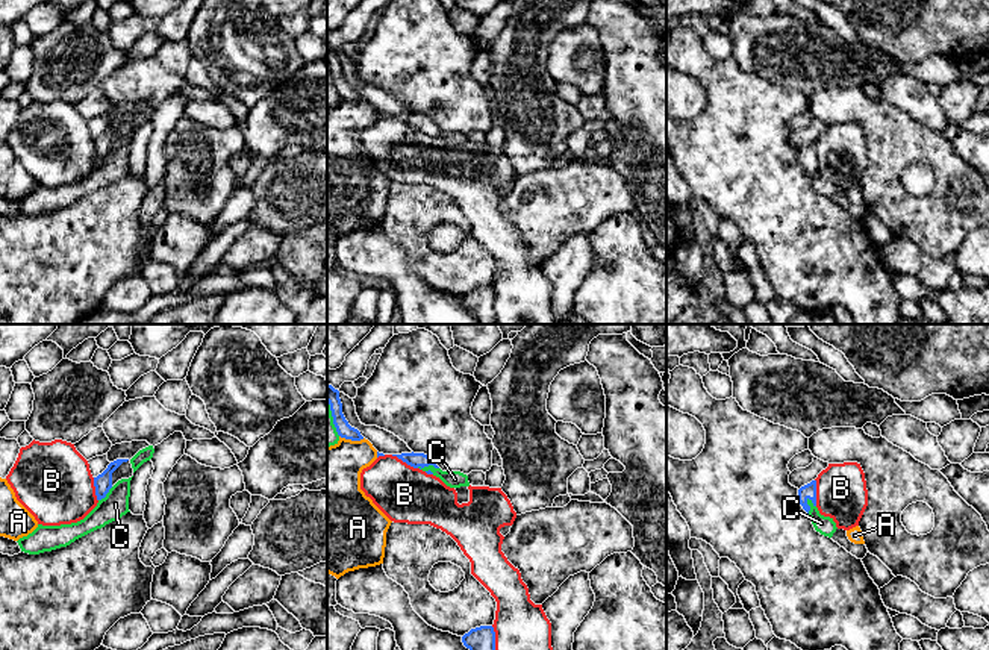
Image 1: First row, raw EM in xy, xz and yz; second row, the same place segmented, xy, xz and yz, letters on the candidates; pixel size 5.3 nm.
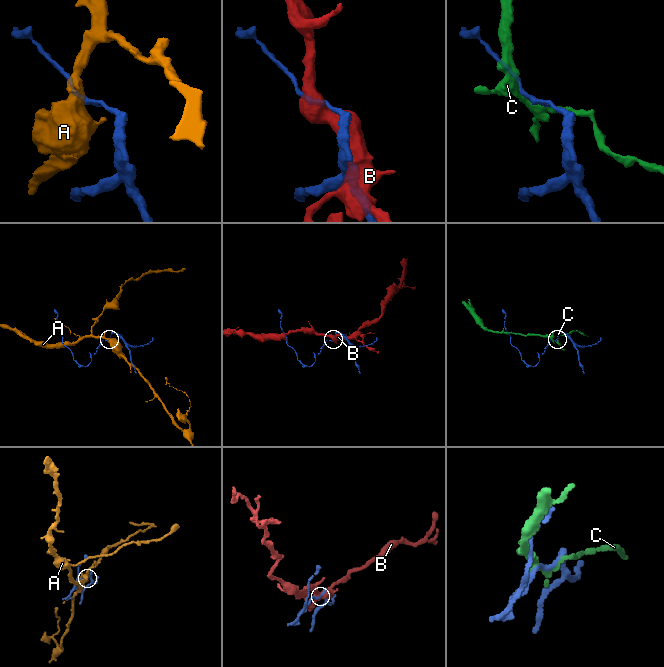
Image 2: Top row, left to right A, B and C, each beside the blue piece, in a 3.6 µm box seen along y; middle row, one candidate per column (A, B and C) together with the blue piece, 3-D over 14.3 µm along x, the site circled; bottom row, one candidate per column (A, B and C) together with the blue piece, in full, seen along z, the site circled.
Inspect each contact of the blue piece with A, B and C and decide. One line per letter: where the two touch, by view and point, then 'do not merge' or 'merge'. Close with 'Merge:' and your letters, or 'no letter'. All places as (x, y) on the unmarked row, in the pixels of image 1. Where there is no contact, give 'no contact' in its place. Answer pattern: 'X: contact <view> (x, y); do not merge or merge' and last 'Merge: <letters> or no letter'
A: contact xz (352, 100); do not merge
B: contact xz (406, 123); do not merge
C: contact xz (427, 126); merge
Merge: C

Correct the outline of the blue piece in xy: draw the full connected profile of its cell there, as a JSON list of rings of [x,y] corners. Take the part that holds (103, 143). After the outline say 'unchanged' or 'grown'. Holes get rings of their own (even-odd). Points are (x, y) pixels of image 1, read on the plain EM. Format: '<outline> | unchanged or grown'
[[[117,120],[108,129],[94,138],[97,167],[80,182],[61,186],[42,186],[20,198],[17,203],[21,212],[39,215],[61,208],[67,208],[76,200],[120,180],[129,171],[130,141],[121,139],[112,144],[112,133],[129,120]]] | grown

